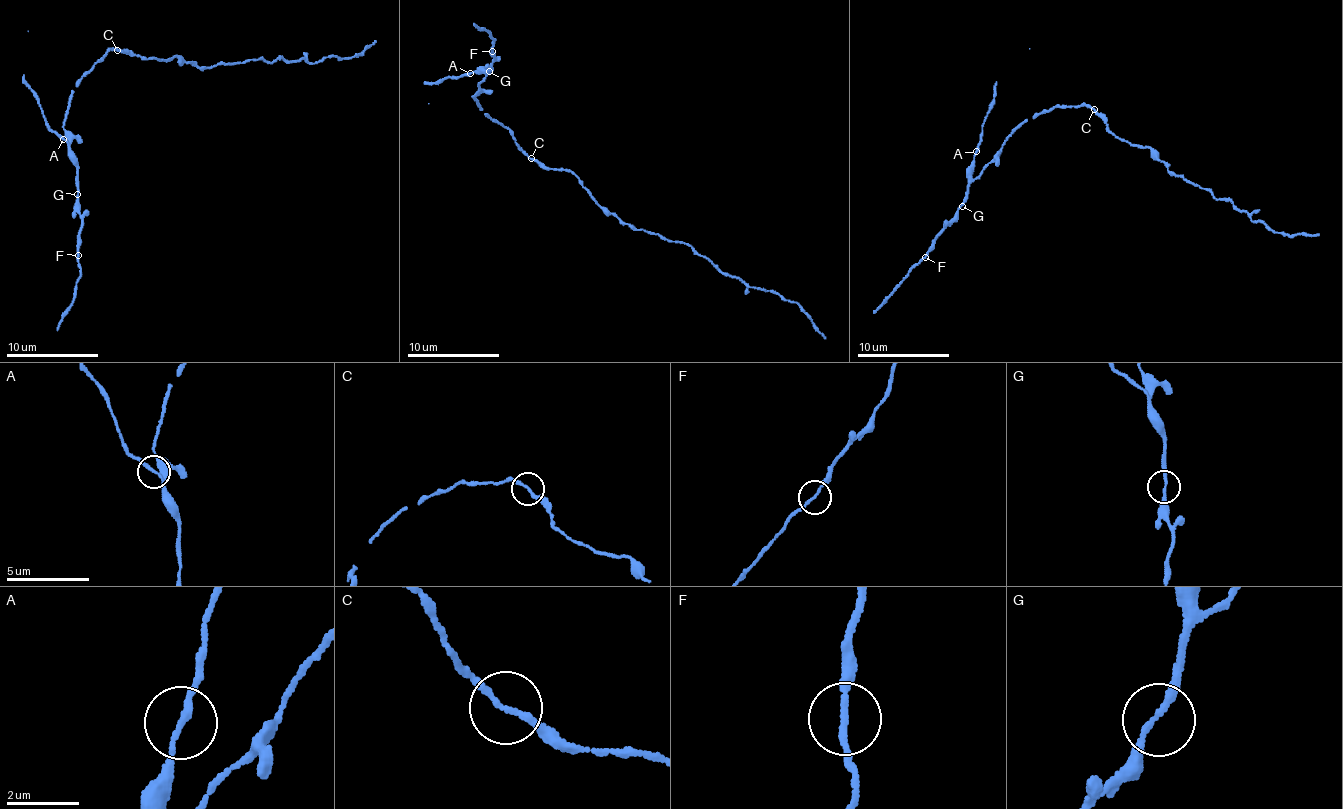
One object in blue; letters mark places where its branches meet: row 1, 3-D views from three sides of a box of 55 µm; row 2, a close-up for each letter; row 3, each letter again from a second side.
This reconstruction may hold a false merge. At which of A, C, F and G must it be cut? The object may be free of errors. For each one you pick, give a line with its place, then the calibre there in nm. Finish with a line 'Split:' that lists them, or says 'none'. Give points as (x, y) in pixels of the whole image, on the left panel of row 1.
Split: none

